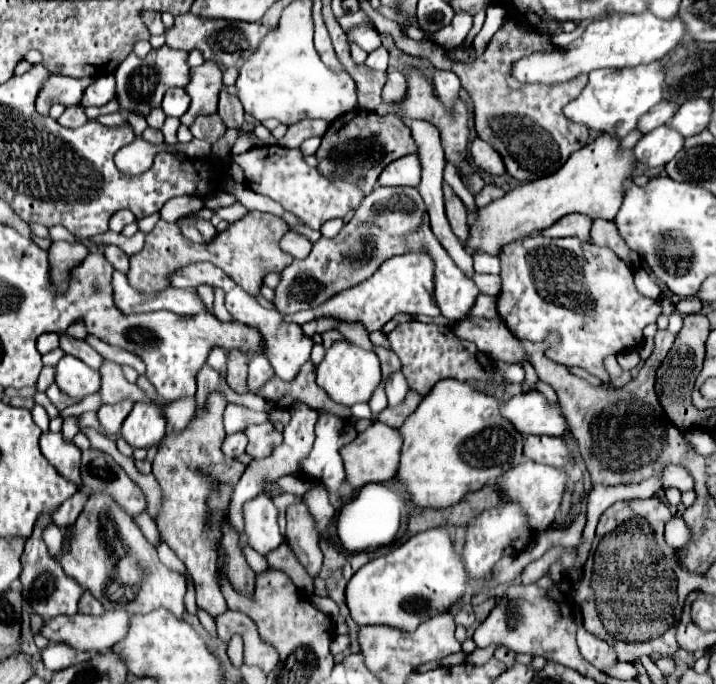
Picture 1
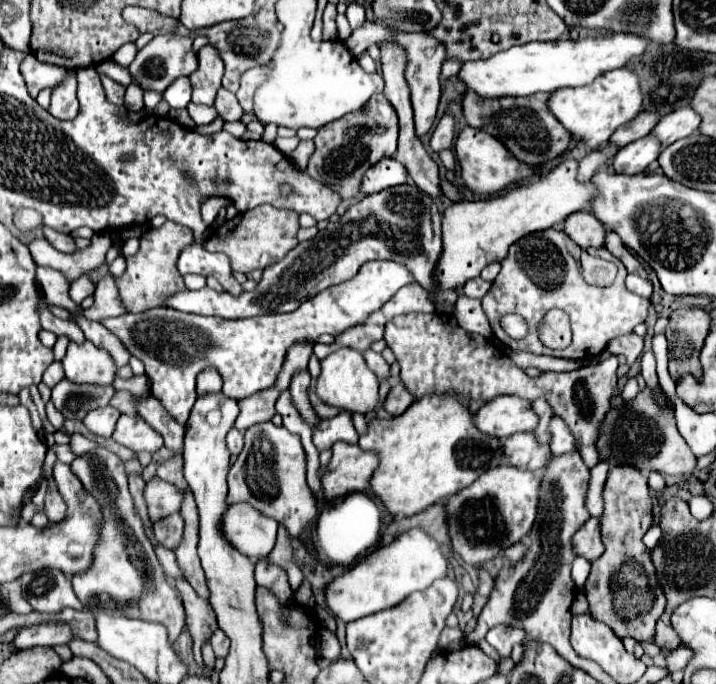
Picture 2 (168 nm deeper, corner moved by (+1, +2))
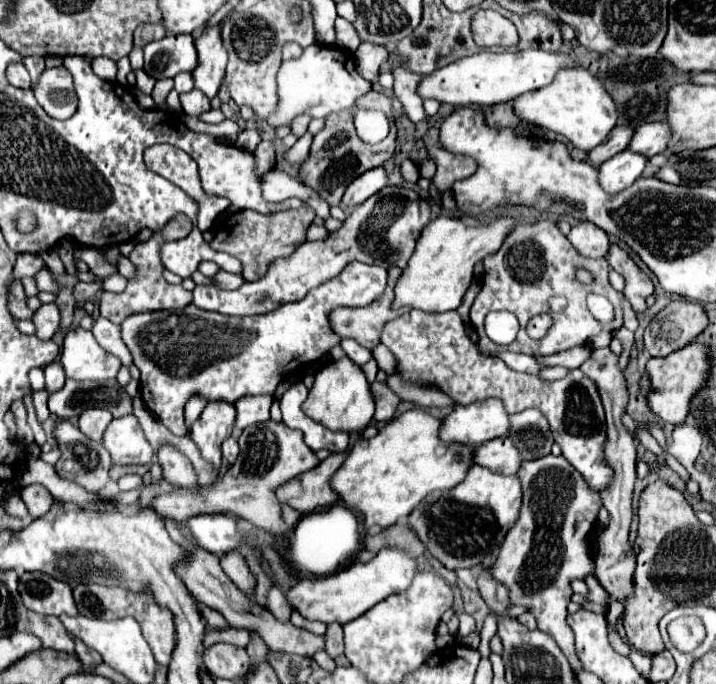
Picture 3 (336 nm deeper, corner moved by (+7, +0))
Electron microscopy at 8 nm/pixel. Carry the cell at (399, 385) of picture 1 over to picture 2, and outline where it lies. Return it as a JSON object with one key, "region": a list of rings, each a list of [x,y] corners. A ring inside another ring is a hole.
{"region":[[[366,350],[364,360],[366,360],[368,368],[378,376],[378,380],[390,380],[390,366],[382,358],[382,354],[376,354],[374,350]]]}

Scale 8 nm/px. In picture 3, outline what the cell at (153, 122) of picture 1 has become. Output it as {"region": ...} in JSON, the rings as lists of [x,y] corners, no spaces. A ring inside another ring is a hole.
{"region":[[[142,69],[133,70],[133,72],[136,74],[136,88],[138,88],[142,94],[152,94],[154,78],[150,78]]]}

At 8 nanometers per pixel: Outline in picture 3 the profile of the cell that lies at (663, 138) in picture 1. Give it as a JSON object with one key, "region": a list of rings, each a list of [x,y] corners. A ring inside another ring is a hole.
{"region":[[[622,150],[620,154],[612,156],[598,168],[598,178],[604,190],[608,192],[620,192],[634,184],[636,178],[642,176],[642,170],[646,166],[648,158],[640,152]]]}

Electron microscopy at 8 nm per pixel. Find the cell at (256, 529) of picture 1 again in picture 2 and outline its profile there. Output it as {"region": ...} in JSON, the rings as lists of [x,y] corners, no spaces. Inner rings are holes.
{"region":[[[232,504],[222,516],[222,534],[238,552],[256,560],[266,558],[276,544],[278,522],[262,516],[250,504]]]}

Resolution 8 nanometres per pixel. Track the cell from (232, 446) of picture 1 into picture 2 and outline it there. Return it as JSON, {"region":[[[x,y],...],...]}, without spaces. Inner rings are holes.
{"region":[[[232,428],[230,432],[228,432],[228,450],[230,450],[230,454],[234,454],[234,456],[238,456],[240,452],[242,452],[242,446],[244,446],[244,434],[240,432],[240,430],[236,430],[236,428]]]}

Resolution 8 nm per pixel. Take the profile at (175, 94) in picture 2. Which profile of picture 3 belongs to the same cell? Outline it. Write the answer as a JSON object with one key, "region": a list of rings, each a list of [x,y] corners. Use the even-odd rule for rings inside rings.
{"region":[[[182,72],[182,74],[178,74],[178,76],[174,78],[174,90],[176,90],[178,94],[190,92],[192,88],[194,88],[194,82],[192,82],[192,74],[188,74],[188,72]]]}

